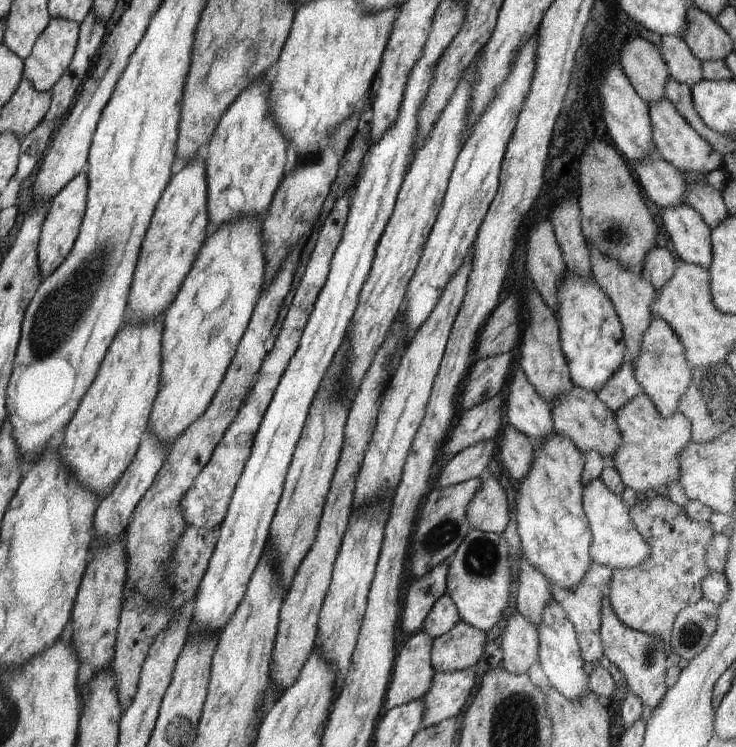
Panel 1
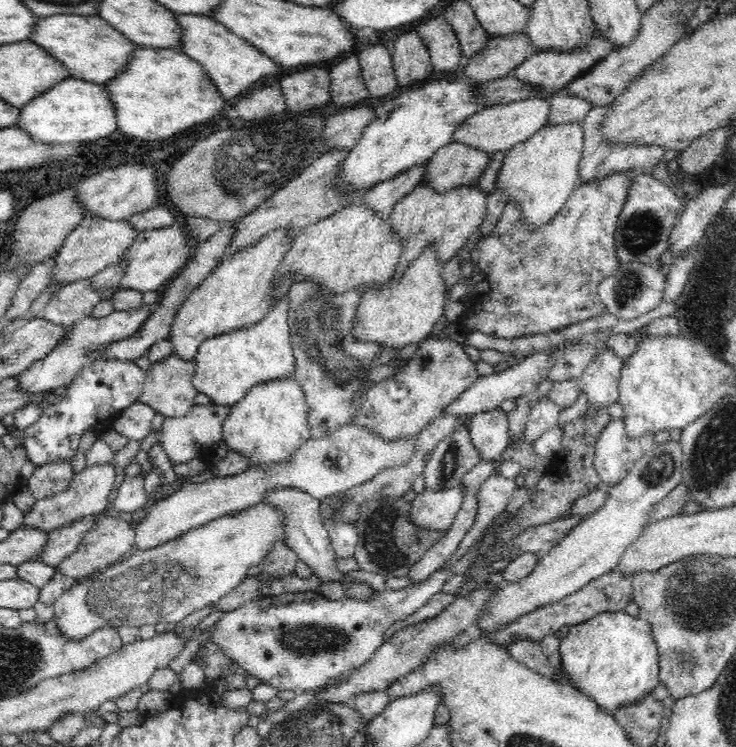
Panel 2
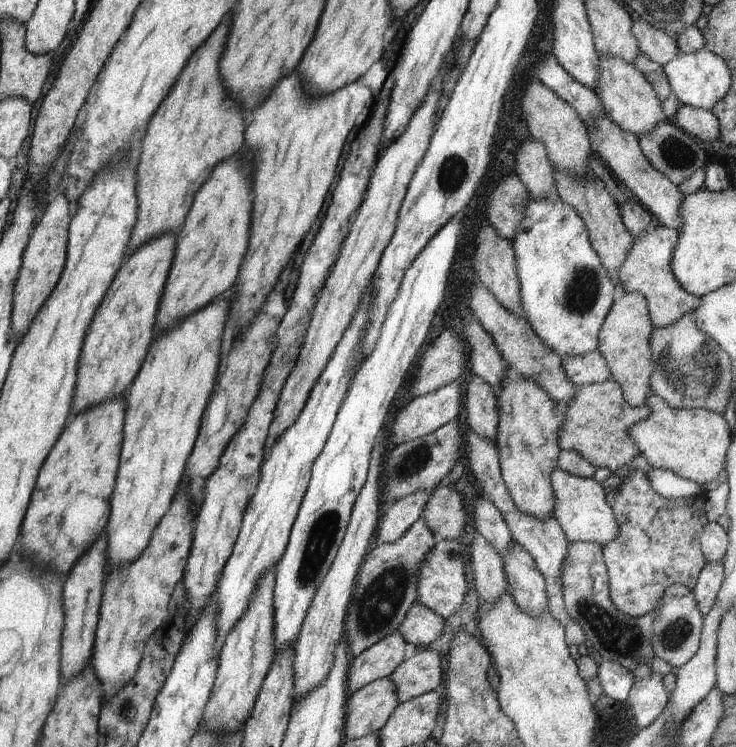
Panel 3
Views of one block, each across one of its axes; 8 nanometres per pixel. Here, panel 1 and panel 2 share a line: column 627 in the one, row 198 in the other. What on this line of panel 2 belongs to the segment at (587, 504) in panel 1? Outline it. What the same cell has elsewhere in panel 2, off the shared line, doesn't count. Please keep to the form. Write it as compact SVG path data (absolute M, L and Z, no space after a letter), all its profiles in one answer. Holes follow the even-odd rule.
M580 122L555 126L546 124L528 140L515 144L505 152L502 167L498 171L497 188L507 200L517 204L526 228L542 228L564 208L578 185L584 139L584 128Z

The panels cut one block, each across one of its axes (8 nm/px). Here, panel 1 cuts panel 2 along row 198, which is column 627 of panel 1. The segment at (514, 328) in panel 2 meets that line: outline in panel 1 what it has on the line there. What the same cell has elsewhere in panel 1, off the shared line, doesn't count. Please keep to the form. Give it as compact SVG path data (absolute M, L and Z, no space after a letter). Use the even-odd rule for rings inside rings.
M664 492L649 494L644 500L639 500L632 508L629 508L629 517L649 544L651 553L641 565L613 570L609 582L608 600L616 616L626 626L660 637L663 640L665 653L670 656L674 653L671 648L671 630L677 614L686 605L693 605L703 597L701 582L710 574L705 552L715 532L709 520L702 523L692 520L683 507L672 502Z

